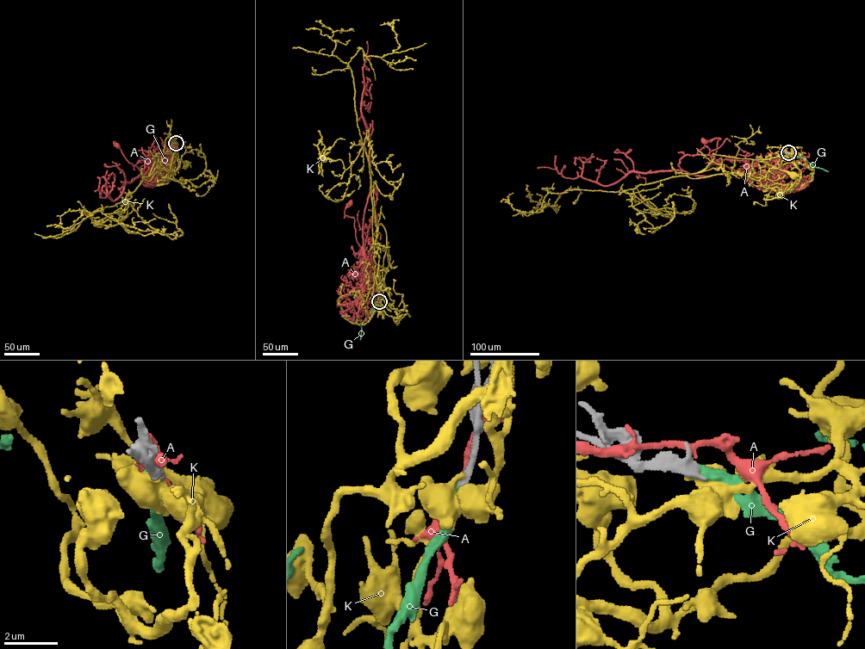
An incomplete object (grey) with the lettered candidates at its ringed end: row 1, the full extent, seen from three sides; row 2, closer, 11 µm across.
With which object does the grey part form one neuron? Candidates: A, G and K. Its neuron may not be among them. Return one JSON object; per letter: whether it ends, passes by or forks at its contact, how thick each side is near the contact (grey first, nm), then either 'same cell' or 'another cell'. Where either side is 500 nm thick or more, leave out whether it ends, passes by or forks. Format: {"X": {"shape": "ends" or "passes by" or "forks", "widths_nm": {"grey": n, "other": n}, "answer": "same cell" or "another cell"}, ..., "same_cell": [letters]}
{"A": {"shape": "passes by", "widths_nm": {"grey": 360, "other": 220}, "answer": "another cell"}, "G": {"shape": "ends", "widths_nm": {"grey": 360, "other": 280}, "answer": "same cell"}, "K": {"shape": "ends", "widths_nm": {"grey": 380, "other": 400}, "answer": "another cell"}, "same_cell": ["G"]}

